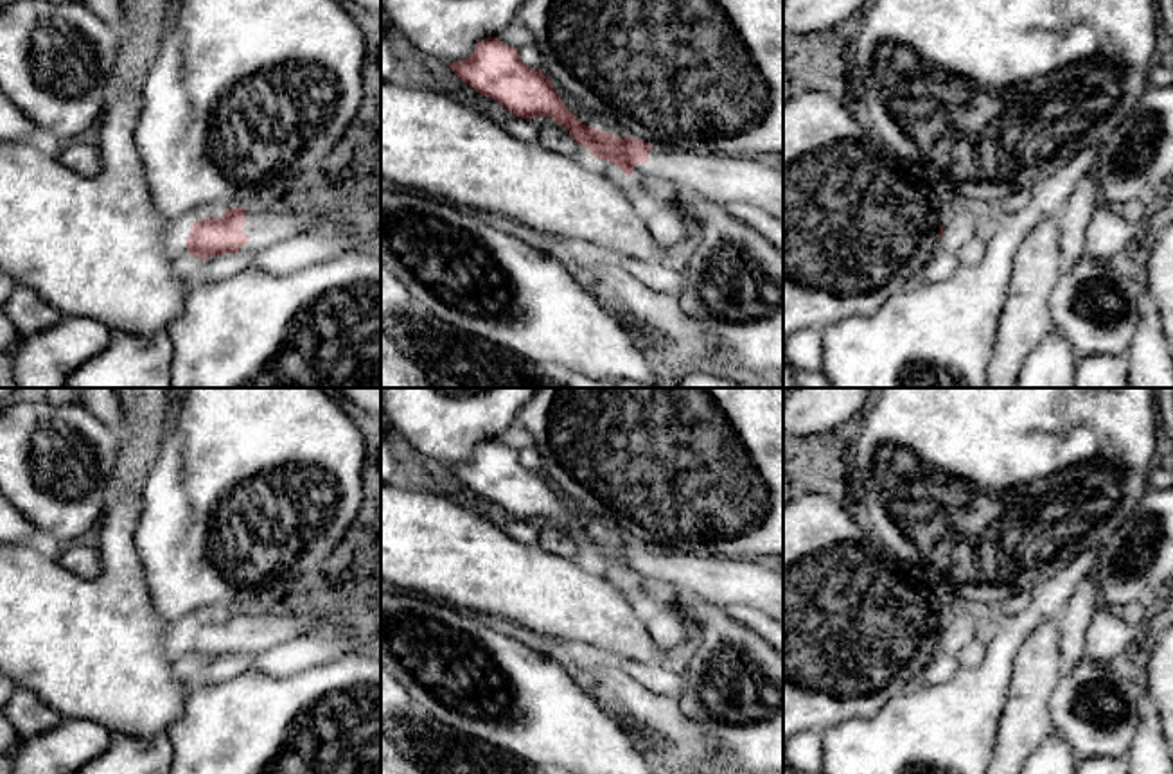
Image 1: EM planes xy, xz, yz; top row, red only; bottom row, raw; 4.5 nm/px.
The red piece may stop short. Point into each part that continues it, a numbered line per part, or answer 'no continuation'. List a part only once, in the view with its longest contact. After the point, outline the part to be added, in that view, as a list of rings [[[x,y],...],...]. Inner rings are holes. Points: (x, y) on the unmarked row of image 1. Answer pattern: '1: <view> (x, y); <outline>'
1: xy (266, 627); [[[251,607],[246,611],[246,627],[241,630],[250,645],[241,655],[257,655],[295,638],[311,634],[365,634],[363,618],[336,609],[307,609],[286,612],[280,607]]]

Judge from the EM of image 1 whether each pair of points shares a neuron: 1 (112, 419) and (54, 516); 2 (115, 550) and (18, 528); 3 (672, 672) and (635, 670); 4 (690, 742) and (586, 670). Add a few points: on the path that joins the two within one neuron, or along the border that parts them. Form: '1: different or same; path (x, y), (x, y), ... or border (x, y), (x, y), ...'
1: different; border (83, 406), (119, 435)
2: different; border (38, 541), (18, 545)
3: same; path (663, 672), (643, 672)
4: same; path (665, 717), (611, 683)

